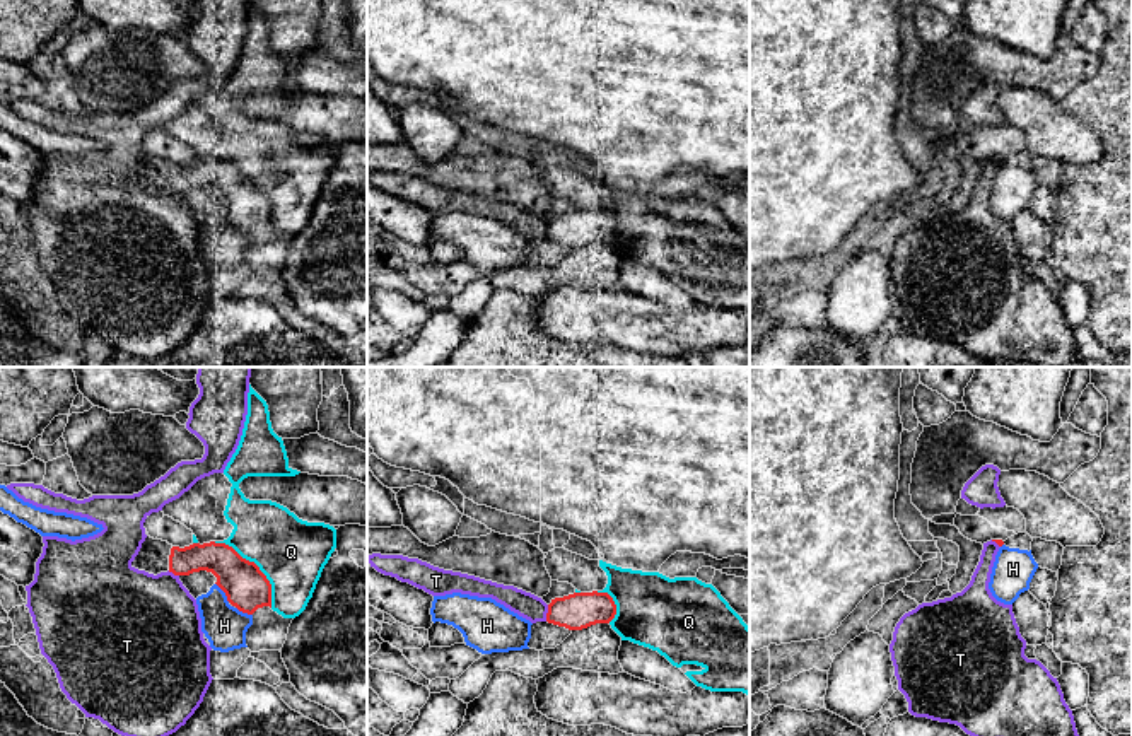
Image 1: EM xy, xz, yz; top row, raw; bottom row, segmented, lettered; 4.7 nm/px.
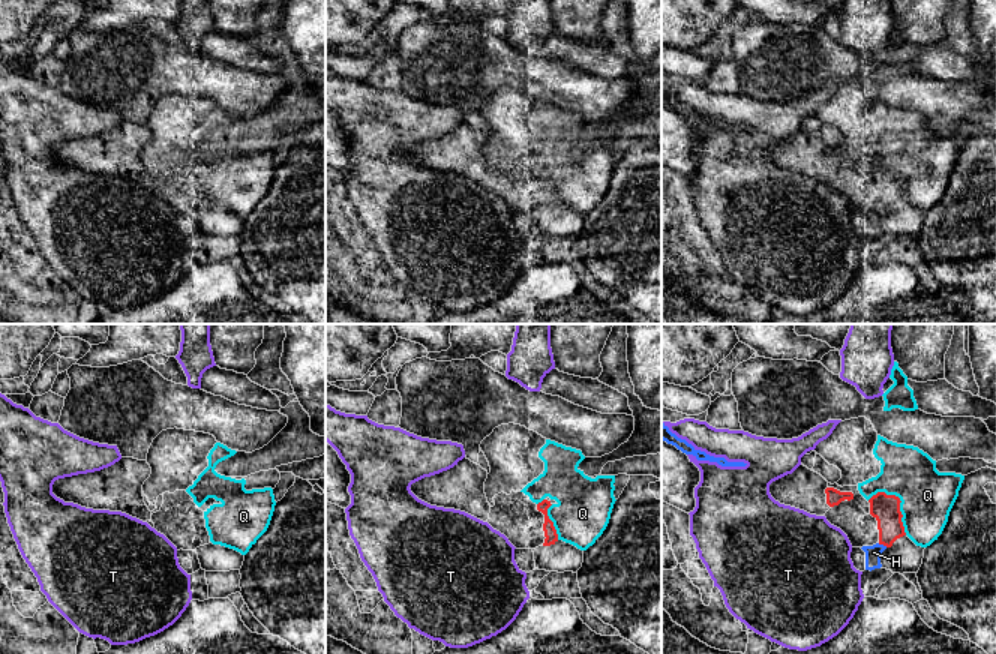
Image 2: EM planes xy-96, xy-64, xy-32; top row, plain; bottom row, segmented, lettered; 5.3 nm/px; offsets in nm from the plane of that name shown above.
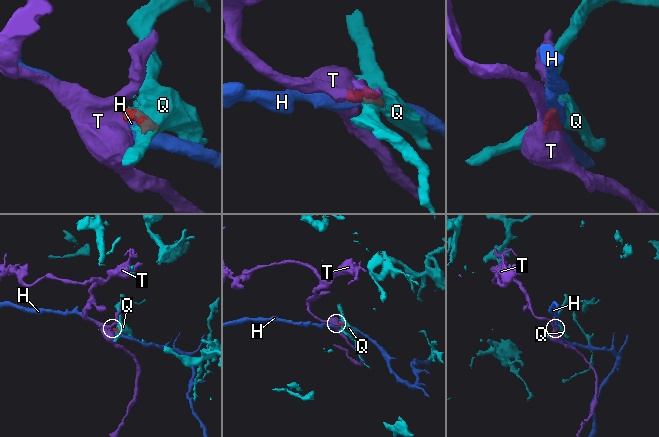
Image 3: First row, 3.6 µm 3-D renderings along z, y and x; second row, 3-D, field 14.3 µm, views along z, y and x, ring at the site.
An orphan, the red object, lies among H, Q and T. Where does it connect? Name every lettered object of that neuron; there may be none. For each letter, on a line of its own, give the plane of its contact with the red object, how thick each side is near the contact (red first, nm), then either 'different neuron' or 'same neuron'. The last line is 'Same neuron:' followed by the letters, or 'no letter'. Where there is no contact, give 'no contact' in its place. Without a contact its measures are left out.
H: meets red in xy; 200 nm thick on the red side, 200 nm on the other; different neuron
Q: meets red in xy; 200 nm thick on the red side, 320 nm on the other; different neuron
T: meets red in xz; 170 nm thick on the red side, 120 nm on the other; different neuron
Same neuron: no letter

